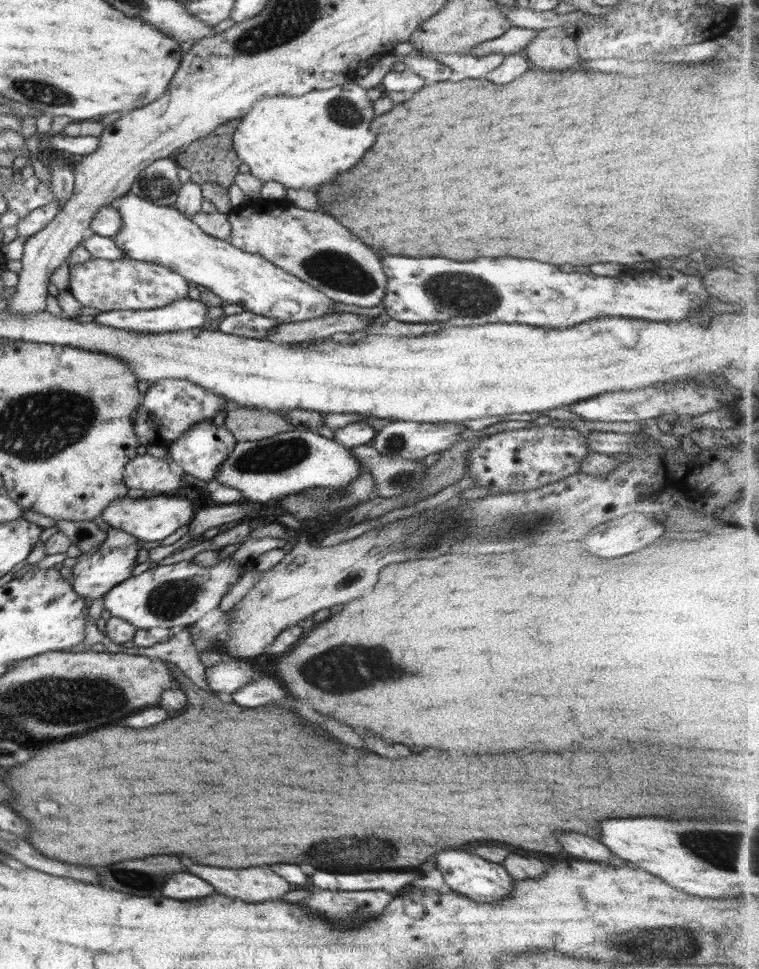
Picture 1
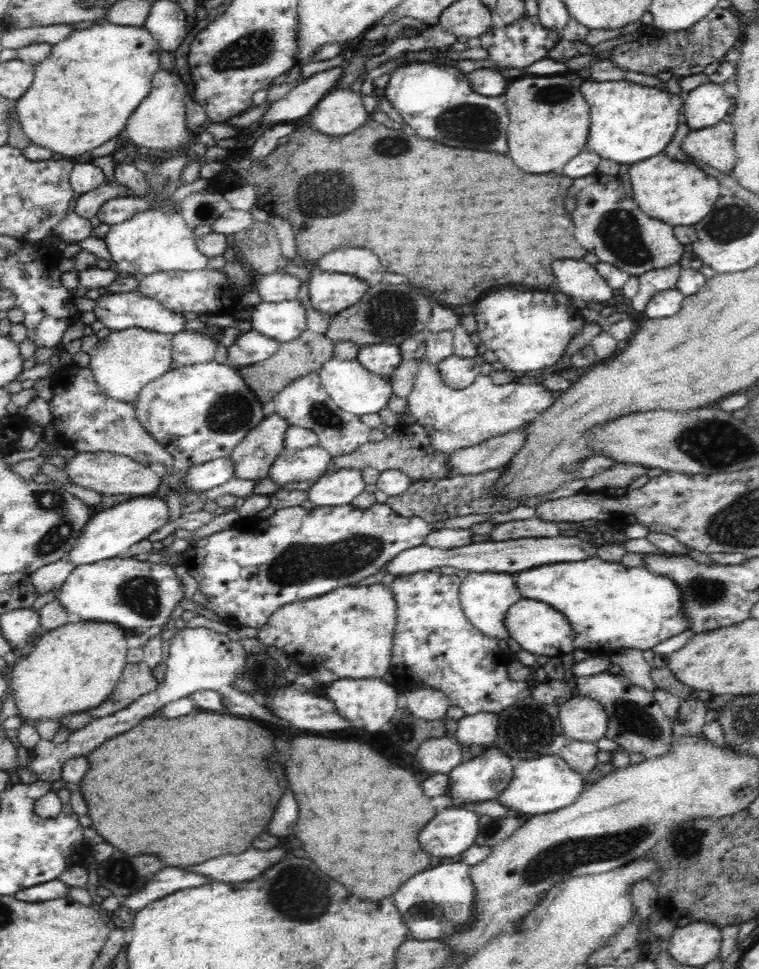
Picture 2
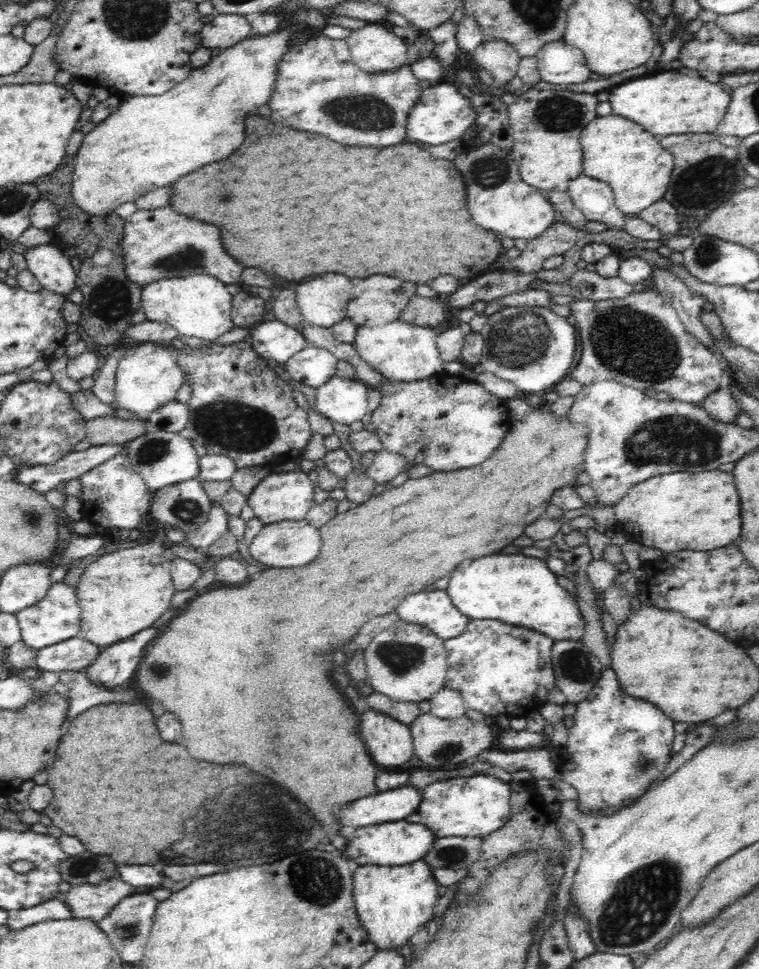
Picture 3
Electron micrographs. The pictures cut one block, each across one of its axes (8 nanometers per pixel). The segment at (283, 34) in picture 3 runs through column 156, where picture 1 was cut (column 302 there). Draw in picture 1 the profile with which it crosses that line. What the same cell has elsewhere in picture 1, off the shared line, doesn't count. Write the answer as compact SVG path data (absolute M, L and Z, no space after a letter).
M354 80L300 97L264 97L233 132L233 149L263 184L272 180L289 189L315 193L320 184L350 170L374 144L376 136L368 128L374 118L373 101Z

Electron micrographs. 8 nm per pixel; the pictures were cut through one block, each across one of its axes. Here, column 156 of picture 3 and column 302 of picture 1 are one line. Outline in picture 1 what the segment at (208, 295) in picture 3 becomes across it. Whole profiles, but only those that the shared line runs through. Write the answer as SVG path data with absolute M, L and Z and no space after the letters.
M130 192L120 197L116 208L123 223L113 239L126 257L171 268L188 282L214 292L223 304L239 304L244 311L270 318L278 325L305 322L335 312L337 302L311 284L263 256L244 252L228 241L210 236L174 206L154 204Z

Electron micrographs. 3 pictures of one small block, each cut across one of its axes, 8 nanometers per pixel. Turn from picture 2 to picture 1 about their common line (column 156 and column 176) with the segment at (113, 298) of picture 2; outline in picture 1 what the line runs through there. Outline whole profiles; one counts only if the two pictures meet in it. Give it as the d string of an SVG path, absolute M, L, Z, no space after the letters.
M190 297L175 300L164 308L147 311L100 311L95 322L104 327L124 329L130 332L160 334L202 329L208 307Z

